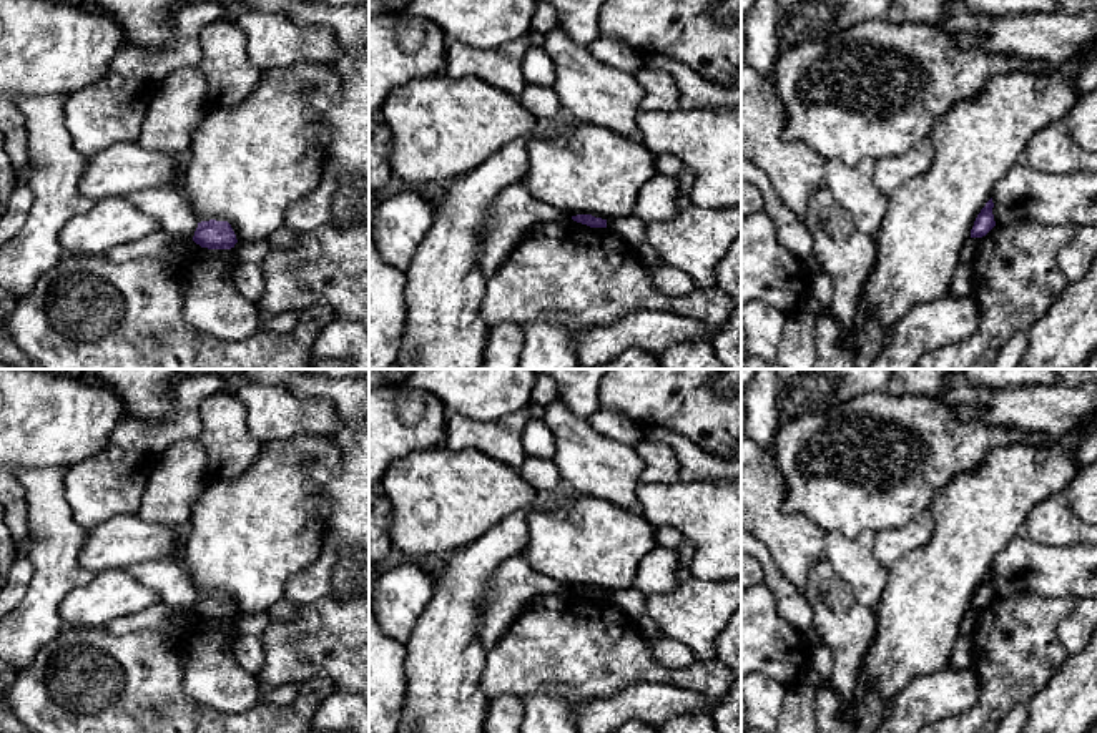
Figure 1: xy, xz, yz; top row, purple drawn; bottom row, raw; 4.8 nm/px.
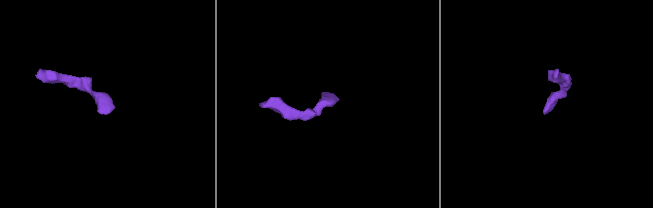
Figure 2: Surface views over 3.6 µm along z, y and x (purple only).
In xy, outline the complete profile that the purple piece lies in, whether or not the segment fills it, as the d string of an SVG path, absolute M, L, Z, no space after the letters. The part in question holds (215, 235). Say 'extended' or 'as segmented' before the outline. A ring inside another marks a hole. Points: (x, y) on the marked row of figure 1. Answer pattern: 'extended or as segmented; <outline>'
as segmented; M201 221L194 231L193 241L208 249L231 249L238 243L228 221Z

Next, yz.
as segmented; M991 198L977 214L974 226L971 229L971 238L982 238L996 226L992 208L994 208L994 203Z

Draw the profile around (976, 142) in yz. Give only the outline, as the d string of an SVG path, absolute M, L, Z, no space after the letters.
M1080 65L992 76L974 98L956 103L934 120L927 136L934 150L931 168L889 196L888 213L874 238L878 256L861 294L856 327L874 317L894 329L916 306L949 294L961 249L971 238L977 214L992 198L997 183L1024 156L1034 133L1072 110Z

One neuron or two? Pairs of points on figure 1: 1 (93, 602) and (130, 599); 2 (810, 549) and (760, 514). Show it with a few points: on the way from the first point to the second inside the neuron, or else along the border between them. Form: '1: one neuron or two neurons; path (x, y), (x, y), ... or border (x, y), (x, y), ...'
1: one neuron; path (102, 600), (122, 599)
2: one neuron; path (798, 544), (772, 526)

